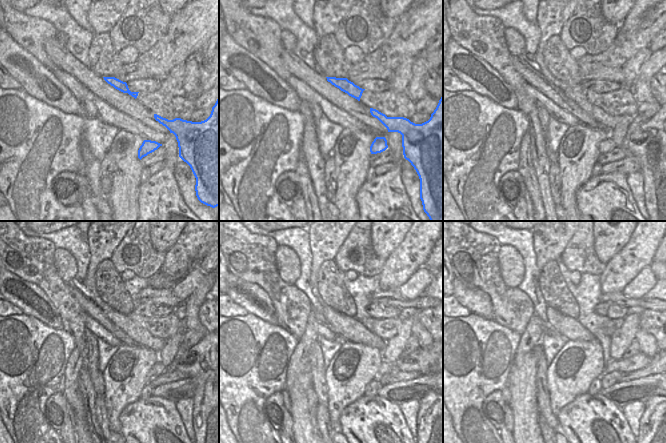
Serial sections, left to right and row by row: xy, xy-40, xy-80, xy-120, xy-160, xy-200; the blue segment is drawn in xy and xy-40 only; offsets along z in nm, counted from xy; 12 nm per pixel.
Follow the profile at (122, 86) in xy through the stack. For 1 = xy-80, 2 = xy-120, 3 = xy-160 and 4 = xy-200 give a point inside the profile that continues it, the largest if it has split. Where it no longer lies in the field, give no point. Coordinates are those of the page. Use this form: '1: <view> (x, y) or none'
1: xy-80 (575, 92)
2: xy-120 (140, 336)
3: xy-160 (347, 328)
4: xy-200 (570, 328)

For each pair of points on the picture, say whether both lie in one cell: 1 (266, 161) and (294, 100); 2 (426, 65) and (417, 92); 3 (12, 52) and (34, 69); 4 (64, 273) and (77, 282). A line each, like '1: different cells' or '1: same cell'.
1: different cells
2: same cell
3: same cell
4: different cells

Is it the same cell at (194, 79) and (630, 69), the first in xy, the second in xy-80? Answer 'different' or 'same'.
different

